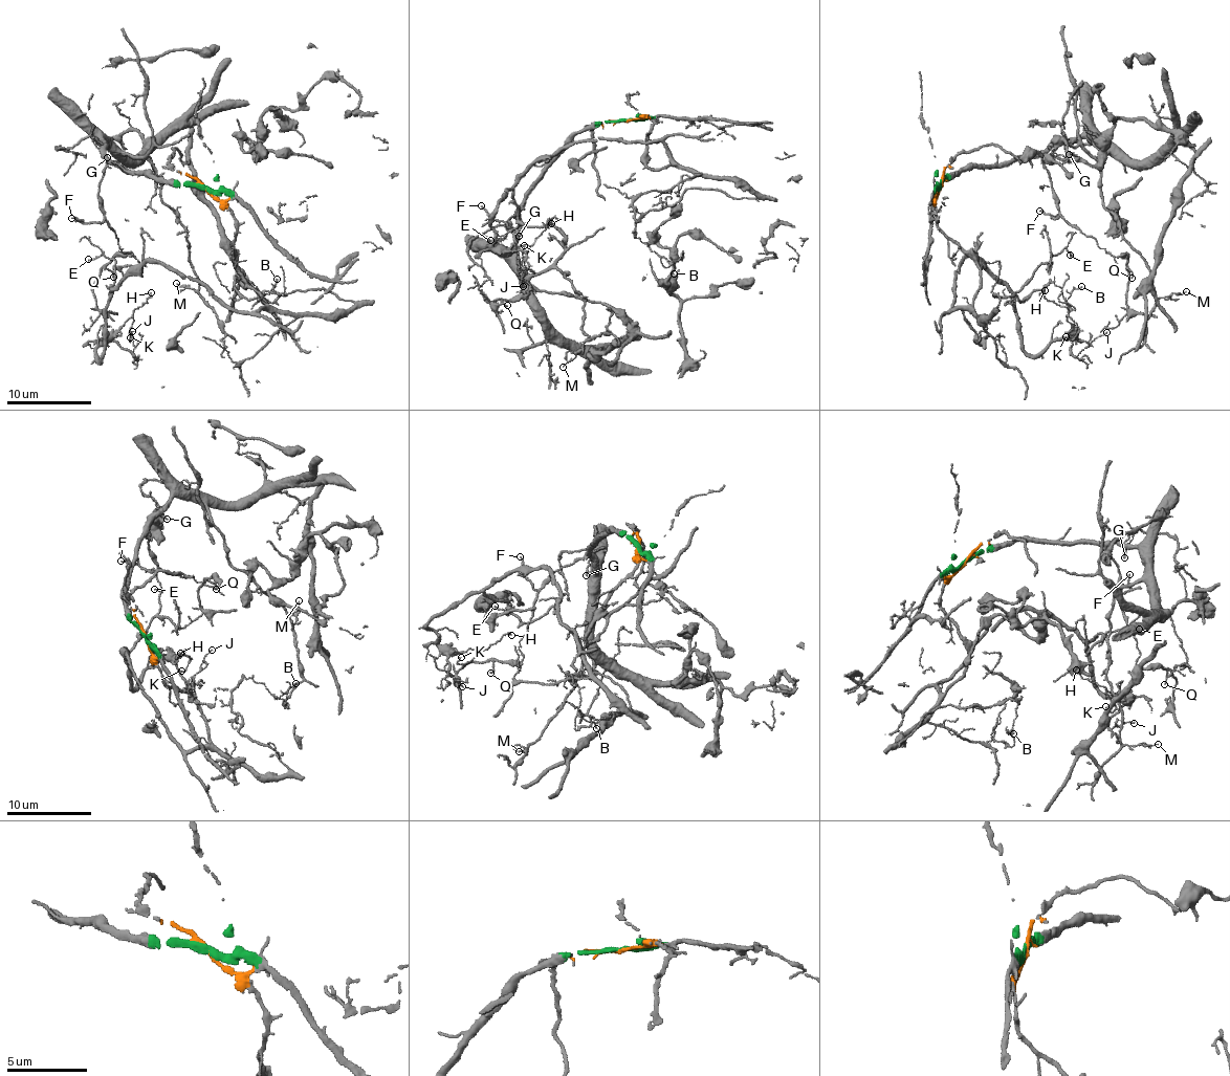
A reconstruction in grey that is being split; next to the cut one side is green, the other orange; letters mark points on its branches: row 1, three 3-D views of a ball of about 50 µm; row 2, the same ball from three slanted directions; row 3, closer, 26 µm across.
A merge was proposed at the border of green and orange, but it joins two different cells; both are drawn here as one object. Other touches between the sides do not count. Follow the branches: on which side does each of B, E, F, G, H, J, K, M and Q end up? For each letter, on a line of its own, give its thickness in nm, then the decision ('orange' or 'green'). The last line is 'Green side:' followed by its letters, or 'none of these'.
B: calibre 100 nm; orange
E: calibre 120 nm; orange
F: calibre 150 nm; green
G: calibre 180 nm; green
H: calibre 160 nm; orange
J: calibre 110 nm; orange
K: calibre 100 nm; orange
M: calibre 90 nm; green
Q: calibre 120 nm; green
Green side: F, G, M, Q

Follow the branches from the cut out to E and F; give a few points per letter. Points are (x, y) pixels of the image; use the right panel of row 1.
E: (943, 182), (938, 226), (980, 280), (970, 306), (950, 310), (966, 258), (1013, 292), (1052, 257), (1069, 256)
F: (941, 182), (946, 176), (973, 168), (1039, 157), (1059, 214), (1053, 218), (1039, 210)

